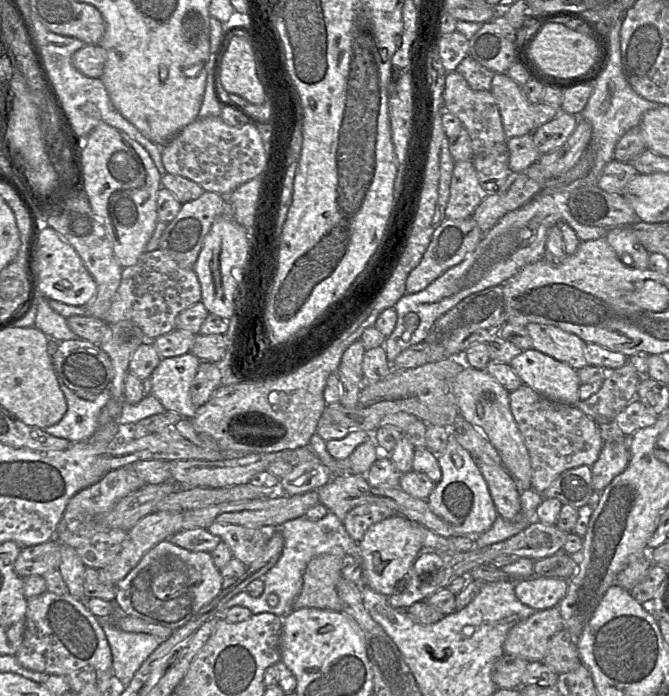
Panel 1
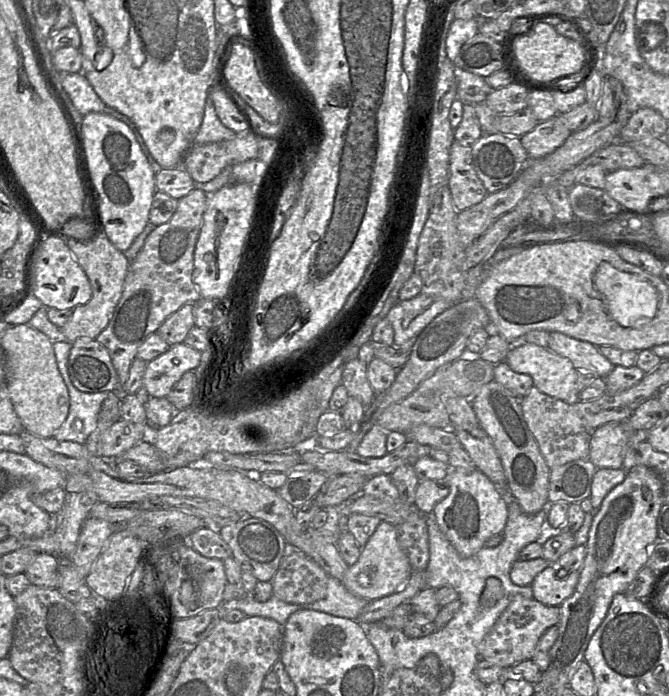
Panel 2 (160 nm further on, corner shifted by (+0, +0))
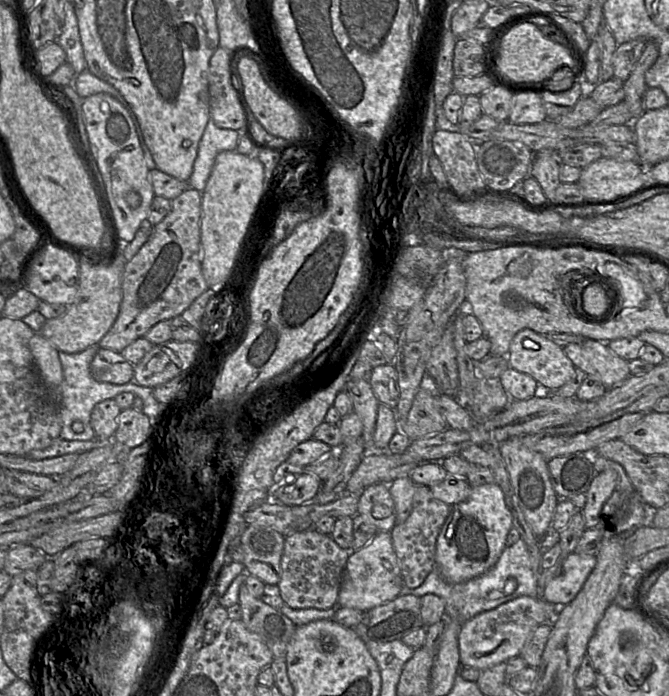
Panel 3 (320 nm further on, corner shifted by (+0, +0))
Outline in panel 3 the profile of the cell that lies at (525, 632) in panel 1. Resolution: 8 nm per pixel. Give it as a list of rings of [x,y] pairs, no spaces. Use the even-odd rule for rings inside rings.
[[[520,596],[500,606],[484,611],[462,624],[458,642],[460,667],[483,671],[510,658],[520,656],[532,632],[544,623],[553,623],[557,608],[540,597]]]

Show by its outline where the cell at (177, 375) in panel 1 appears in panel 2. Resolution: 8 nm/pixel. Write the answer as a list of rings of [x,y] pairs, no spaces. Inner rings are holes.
[[[184,344],[170,345],[170,348],[147,363],[143,386],[151,397],[165,398],[183,374],[195,370],[201,360],[201,352]]]

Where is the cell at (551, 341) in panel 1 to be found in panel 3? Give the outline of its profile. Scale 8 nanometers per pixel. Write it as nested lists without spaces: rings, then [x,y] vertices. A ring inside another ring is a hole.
[[[587,339],[563,347],[575,367],[593,376],[607,388],[623,383],[629,376],[629,361],[615,354],[607,343]]]

